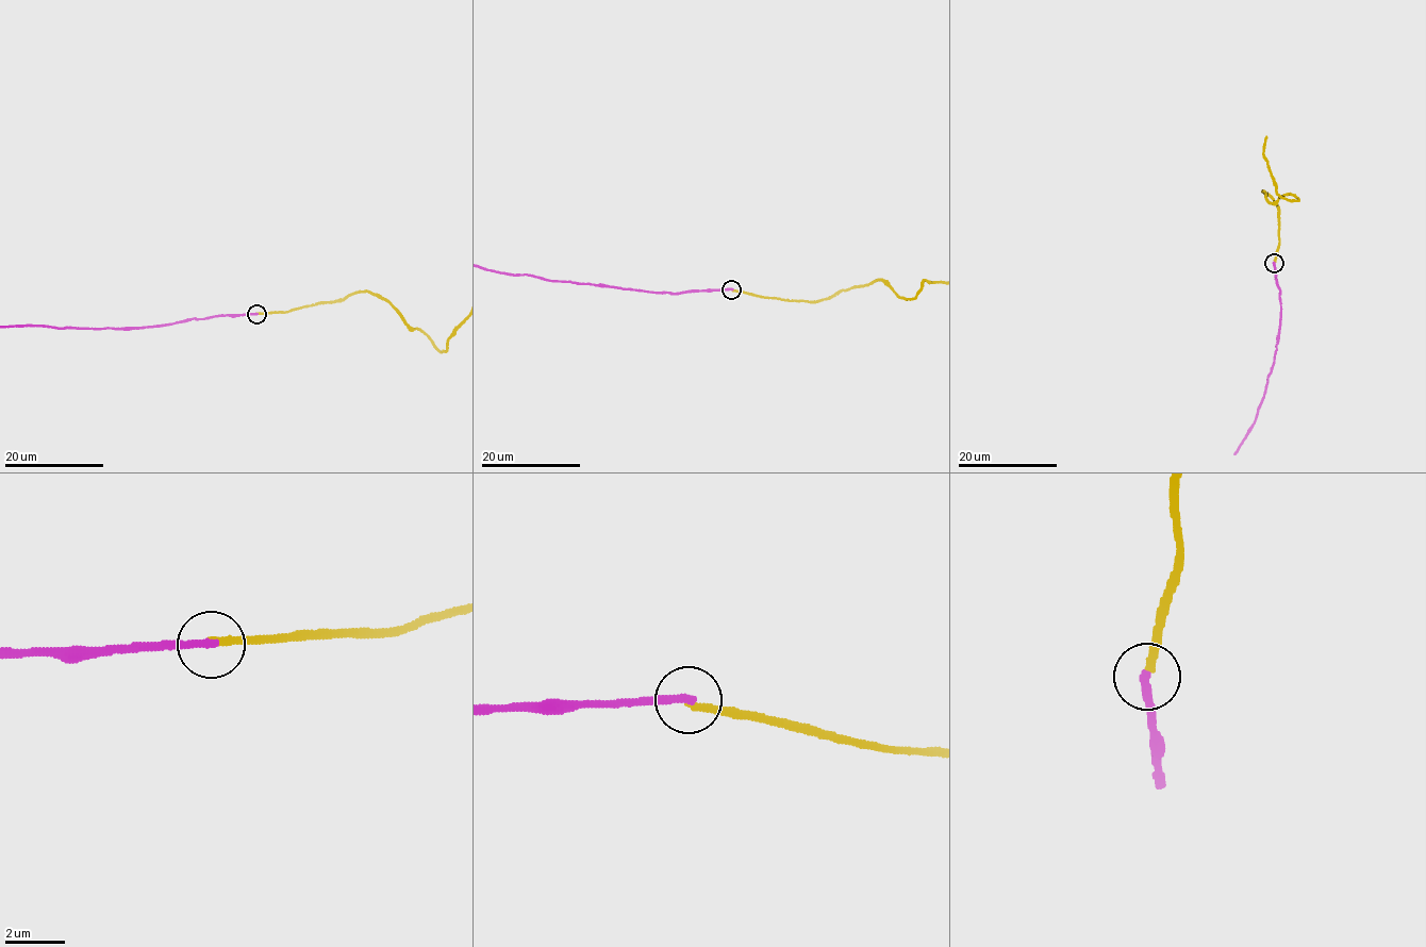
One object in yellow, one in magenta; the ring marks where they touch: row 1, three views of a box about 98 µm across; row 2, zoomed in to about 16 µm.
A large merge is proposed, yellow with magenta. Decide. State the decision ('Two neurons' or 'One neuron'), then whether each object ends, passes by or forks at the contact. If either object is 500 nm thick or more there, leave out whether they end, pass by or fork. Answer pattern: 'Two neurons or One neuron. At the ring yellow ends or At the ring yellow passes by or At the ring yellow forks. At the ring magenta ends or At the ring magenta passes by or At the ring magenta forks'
Two neurons. At the ring yellow ends. At the ring magenta ends

